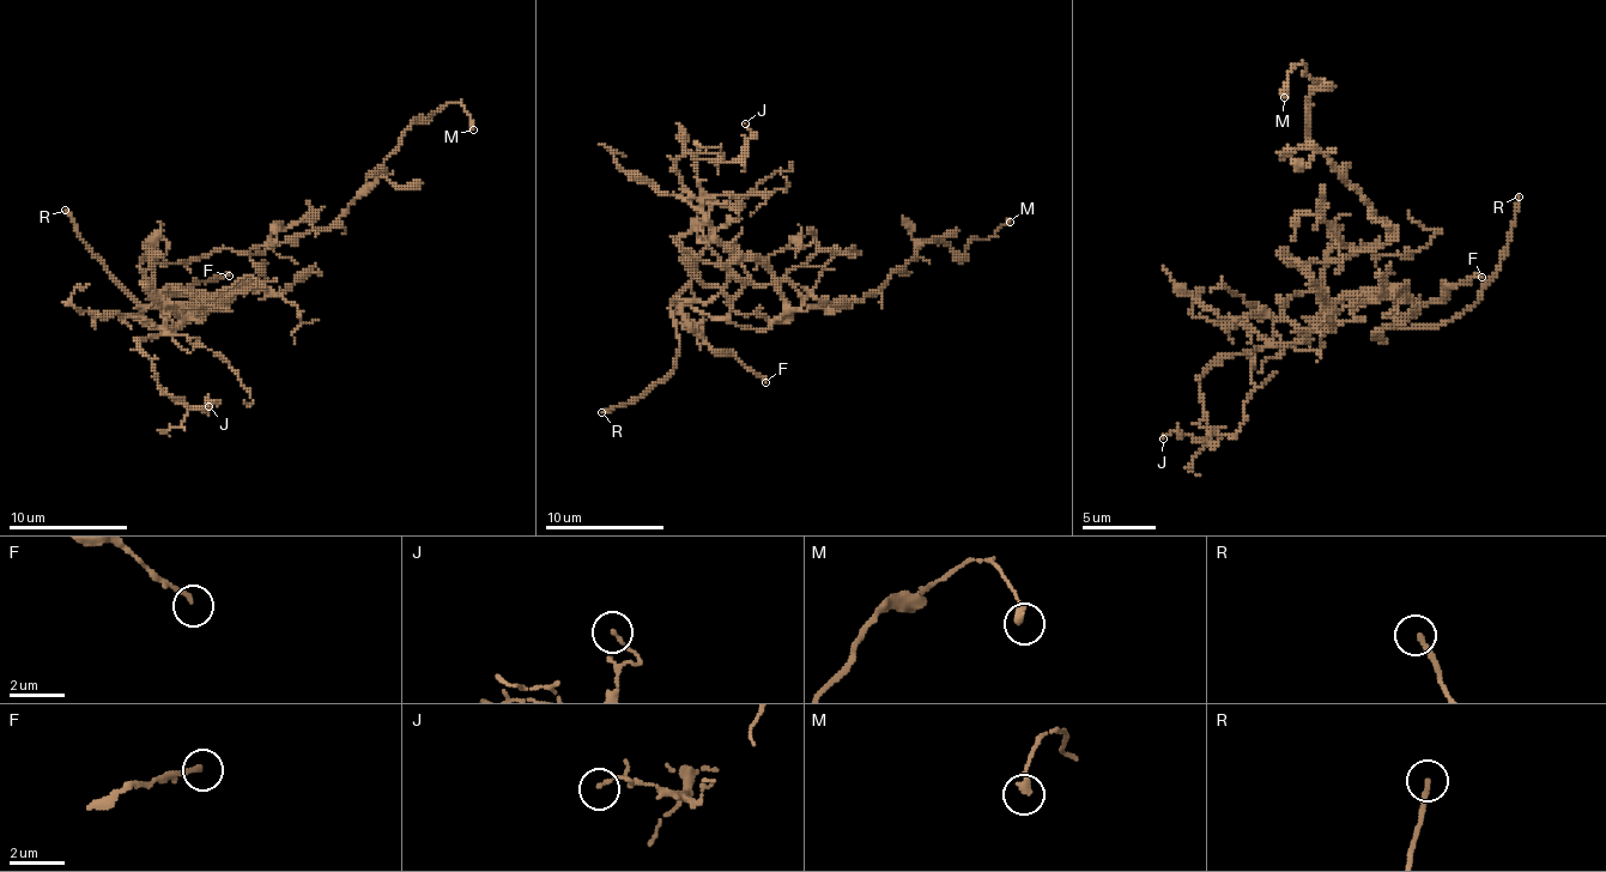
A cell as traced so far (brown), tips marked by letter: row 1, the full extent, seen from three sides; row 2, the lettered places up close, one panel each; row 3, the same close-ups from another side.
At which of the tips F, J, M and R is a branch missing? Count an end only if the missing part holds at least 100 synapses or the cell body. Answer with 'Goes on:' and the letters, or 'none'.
Goes on: R

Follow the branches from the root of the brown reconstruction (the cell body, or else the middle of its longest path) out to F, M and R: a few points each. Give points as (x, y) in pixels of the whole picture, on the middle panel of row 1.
F: (689, 252), (709, 264), (757, 260), (771, 276), (783, 312), (765, 328), (683, 308), (715, 350), (765, 382)
M: (689, 252), (679, 240), (695, 230), (751, 284), (846, 306), (920, 242), (962, 254), (1010, 222)
R: (689, 252), (757, 260), (783, 312), (741, 328), (721, 294), (677, 300), (677, 364), (601, 412)

